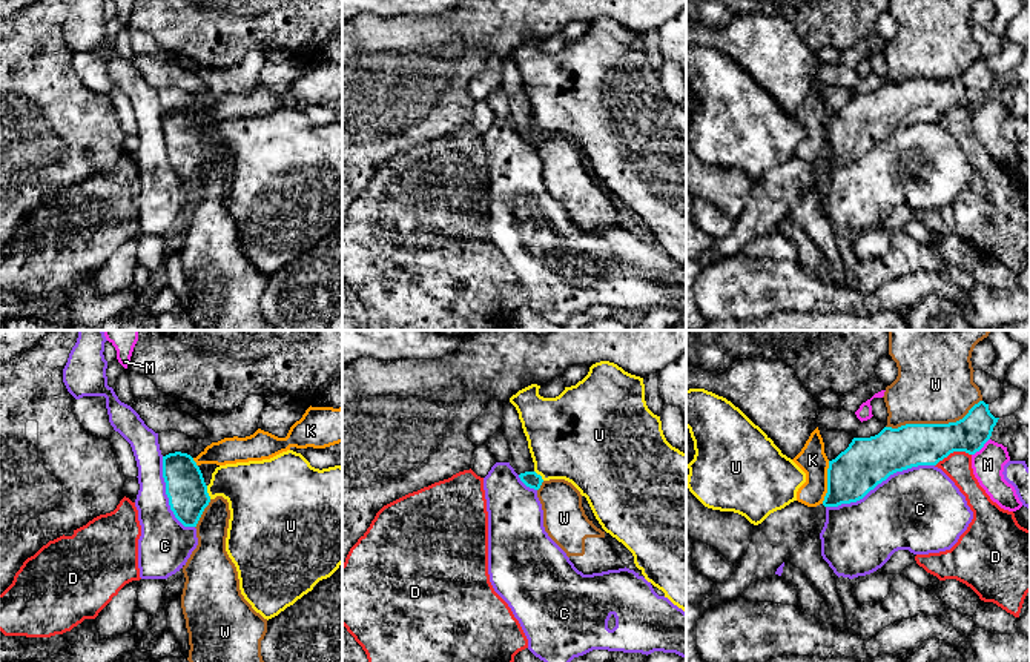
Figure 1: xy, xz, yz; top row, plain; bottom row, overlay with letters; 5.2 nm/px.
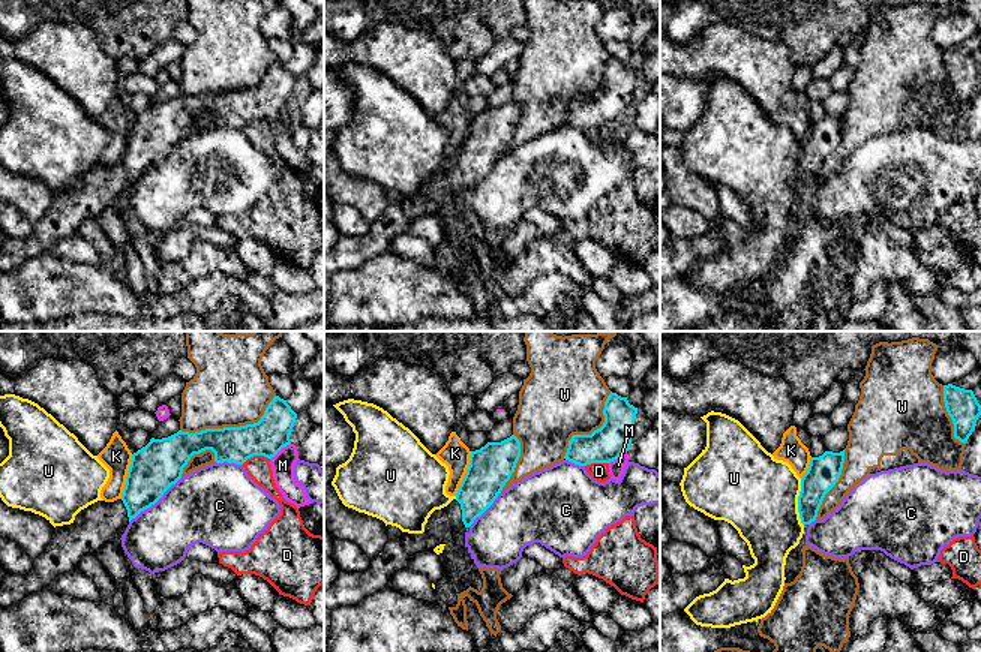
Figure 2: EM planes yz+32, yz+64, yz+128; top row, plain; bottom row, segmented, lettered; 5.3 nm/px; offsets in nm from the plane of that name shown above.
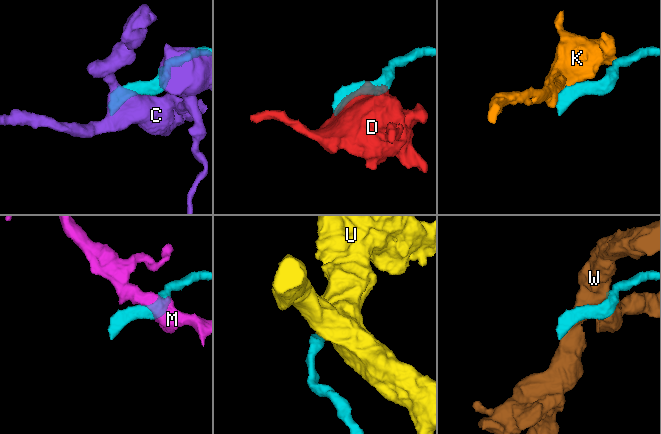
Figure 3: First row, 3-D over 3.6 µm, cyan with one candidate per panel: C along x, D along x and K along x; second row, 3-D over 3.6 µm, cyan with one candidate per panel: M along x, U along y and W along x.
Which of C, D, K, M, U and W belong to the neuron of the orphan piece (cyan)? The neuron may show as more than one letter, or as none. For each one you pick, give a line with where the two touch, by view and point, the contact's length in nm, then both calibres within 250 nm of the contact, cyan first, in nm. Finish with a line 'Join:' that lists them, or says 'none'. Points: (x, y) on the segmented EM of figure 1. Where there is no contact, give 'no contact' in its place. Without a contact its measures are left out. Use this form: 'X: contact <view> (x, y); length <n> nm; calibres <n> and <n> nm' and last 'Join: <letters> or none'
Join: none

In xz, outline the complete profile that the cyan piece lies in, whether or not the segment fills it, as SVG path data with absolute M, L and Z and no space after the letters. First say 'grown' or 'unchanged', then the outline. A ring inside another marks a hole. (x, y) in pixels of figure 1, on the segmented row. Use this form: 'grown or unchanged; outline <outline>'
grown; outline M510 401L503 402L500 433L510 444L510 465L527 487L539 490L543 479L534 472L534 462L522 429L522 422L519 419L519 413Z

